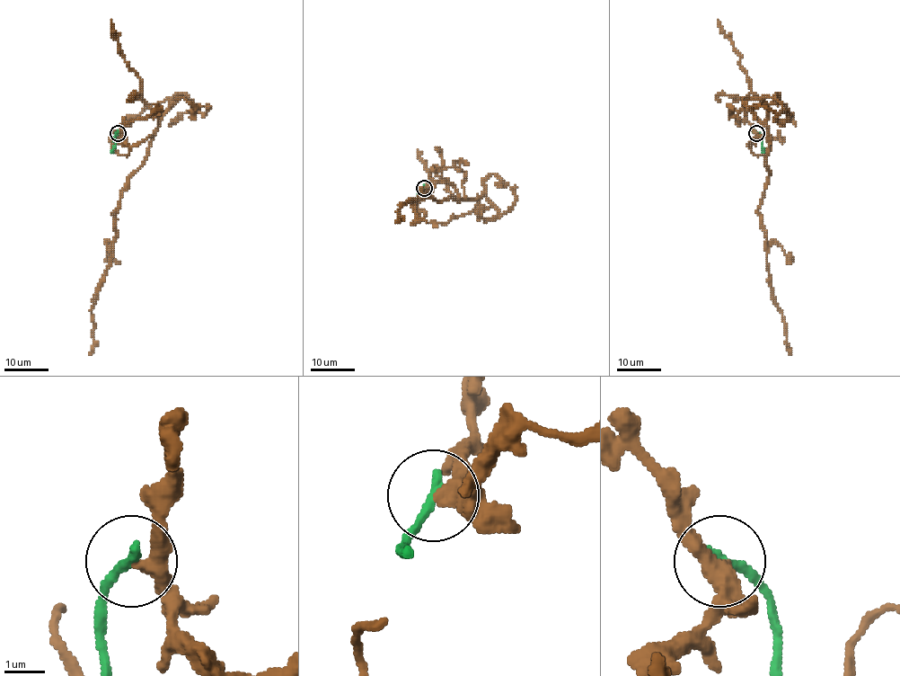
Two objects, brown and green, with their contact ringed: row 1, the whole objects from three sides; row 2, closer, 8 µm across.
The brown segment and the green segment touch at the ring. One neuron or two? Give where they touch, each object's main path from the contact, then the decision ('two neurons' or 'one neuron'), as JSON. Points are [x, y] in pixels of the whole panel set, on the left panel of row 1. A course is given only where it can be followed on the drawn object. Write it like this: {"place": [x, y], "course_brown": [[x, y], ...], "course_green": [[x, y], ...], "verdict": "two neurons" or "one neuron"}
{"place": [118, 133], "course_brown": [[119, 133], [129, 146], [153, 137], [145, 162], [129, 177], [115, 215], [111, 262], [92, 309], [91, 355]], "course_green": [[119, 133], [115, 137], [115, 148], [110, 153]], "verdict": "two neurons"}

